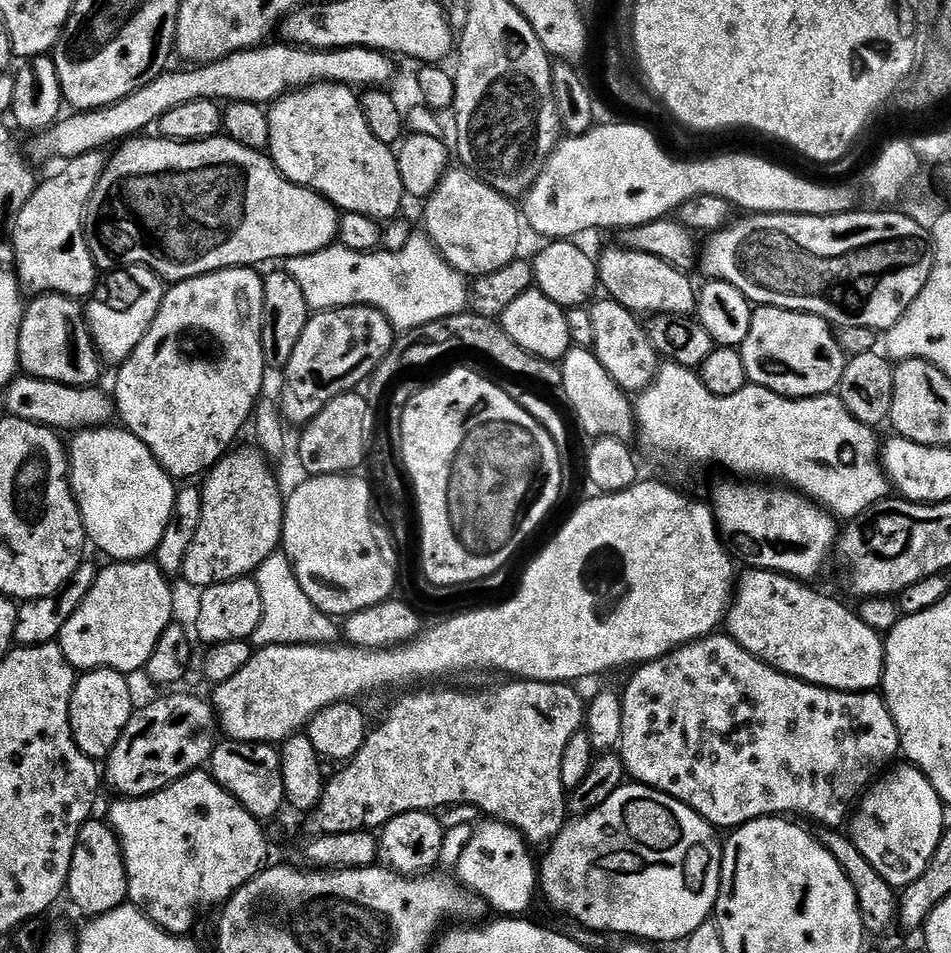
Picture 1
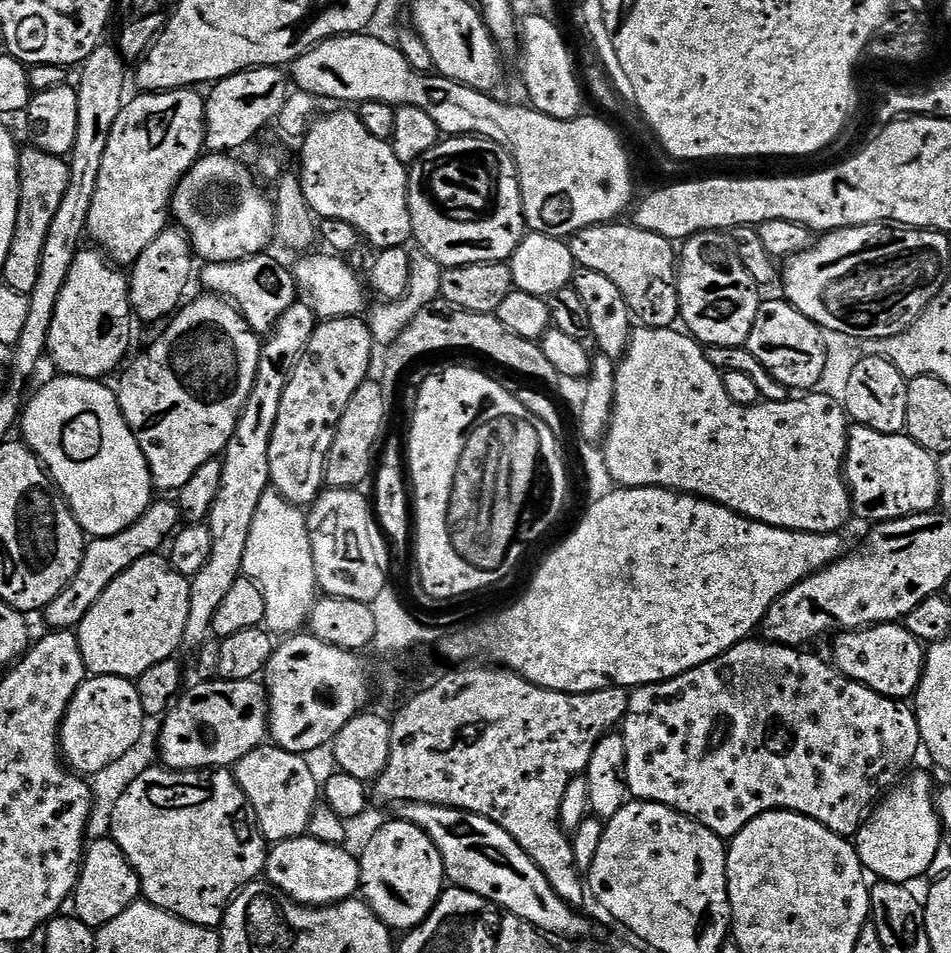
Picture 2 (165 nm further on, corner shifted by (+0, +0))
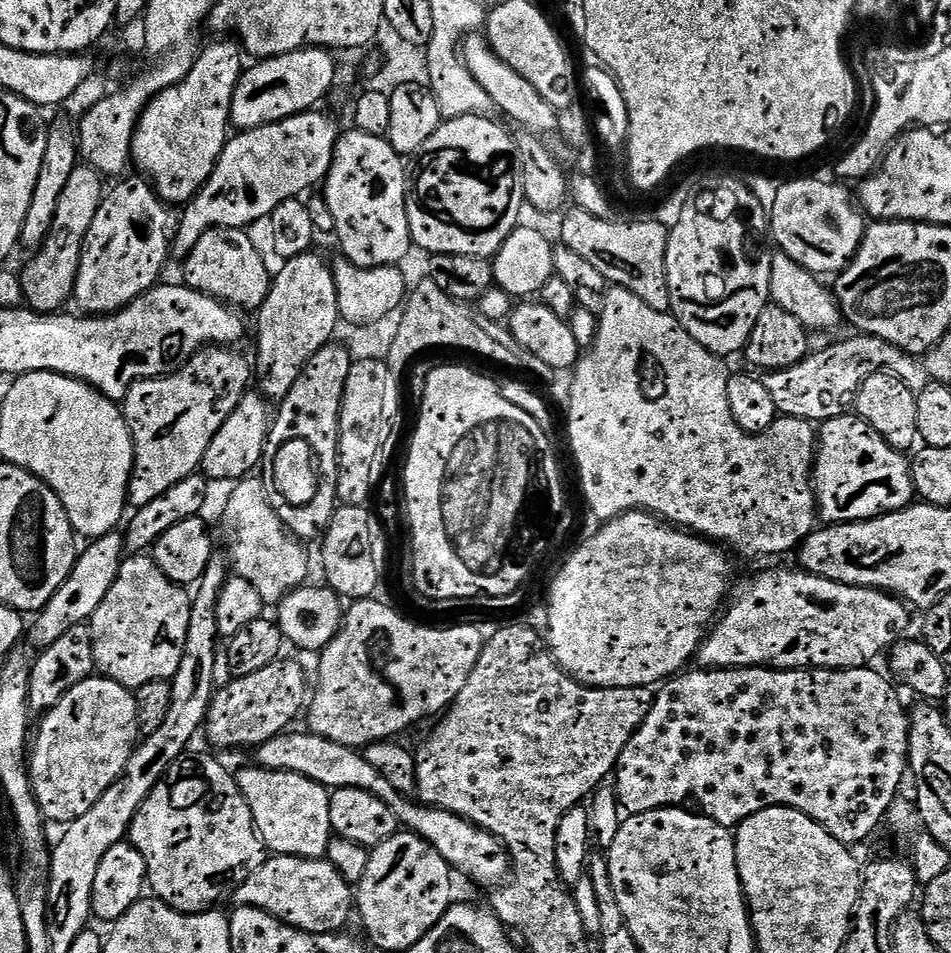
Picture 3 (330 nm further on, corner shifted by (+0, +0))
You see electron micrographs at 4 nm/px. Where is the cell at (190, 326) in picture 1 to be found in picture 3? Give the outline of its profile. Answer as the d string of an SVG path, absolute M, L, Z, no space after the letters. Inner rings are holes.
M209 346L179 372L155 380L140 380L128 389L122 411L128 421L138 465L130 489L133 509L142 509L151 500L165 495L203 465L210 442L249 391L251 376L247 362L236 350Z

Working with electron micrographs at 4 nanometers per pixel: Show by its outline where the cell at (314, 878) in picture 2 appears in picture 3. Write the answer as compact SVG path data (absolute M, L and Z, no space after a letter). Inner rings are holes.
M273 855L264 861L256 875L251 876L245 884L240 884L230 897L233 905L242 908L260 908L271 916L277 916L284 924L292 928L302 929L306 933L339 933L341 928L354 912L355 893L348 880L342 878L337 870L326 858L302 859L297 856Z

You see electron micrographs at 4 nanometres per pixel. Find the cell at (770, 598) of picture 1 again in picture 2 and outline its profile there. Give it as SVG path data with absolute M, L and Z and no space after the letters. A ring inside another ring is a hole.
M903 623L872 624L869 628L844 630L839 635L832 644L832 652L836 655L834 667L843 676L865 684L891 700L907 701L915 697L916 687L924 673L926 648L918 638L914 638L914 634L910 634L910 630L904 628Z

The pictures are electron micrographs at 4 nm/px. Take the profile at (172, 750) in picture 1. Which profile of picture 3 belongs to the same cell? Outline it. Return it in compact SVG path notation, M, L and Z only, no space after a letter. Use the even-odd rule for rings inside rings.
M281 658L270 666L258 670L258 674L250 674L239 678L229 679L228 688L221 687L212 697L212 704L208 707L206 733L208 740L216 748L249 748L255 750L268 740L281 735L293 727L292 719L303 713L306 708L304 695L308 692L308 680L304 672L292 660Z

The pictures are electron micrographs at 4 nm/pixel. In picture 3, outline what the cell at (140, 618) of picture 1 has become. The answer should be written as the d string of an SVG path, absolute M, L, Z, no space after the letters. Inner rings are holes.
M147 555L125 559L117 580L90 619L97 669L129 690L155 680L171 681L182 666L192 618L194 600L184 592Z

